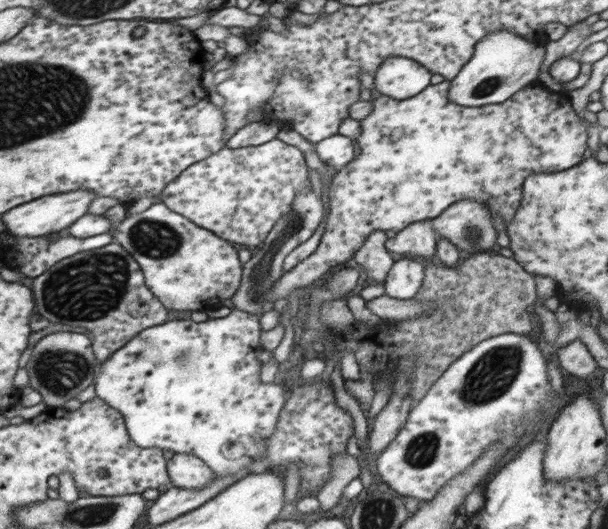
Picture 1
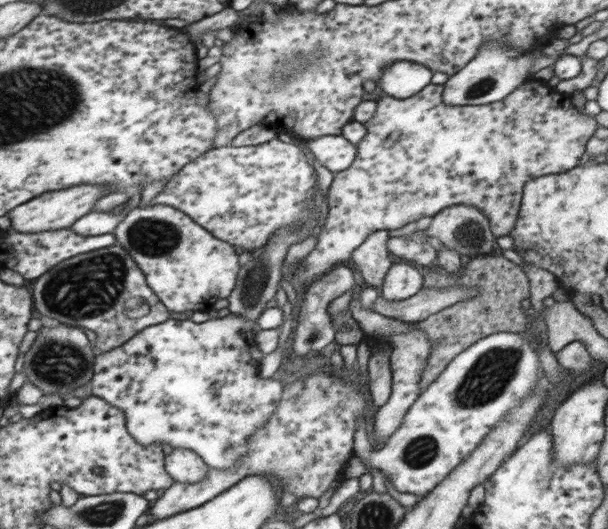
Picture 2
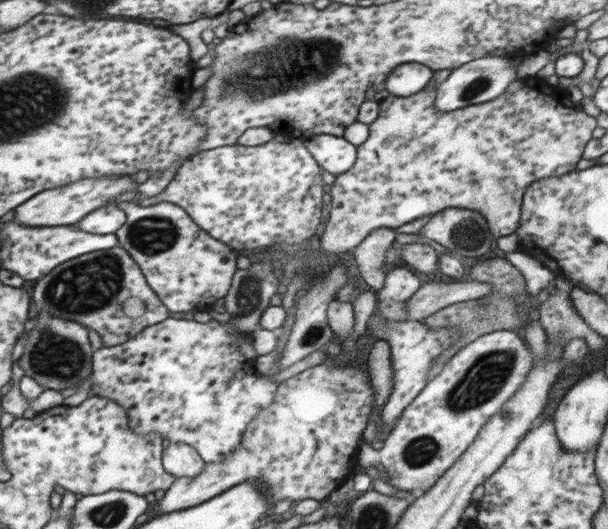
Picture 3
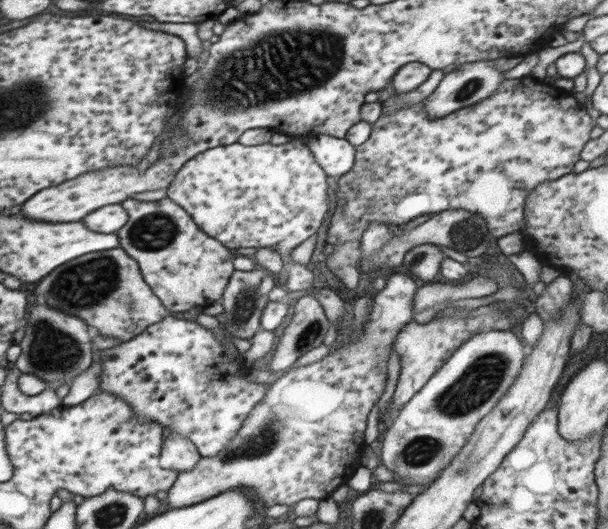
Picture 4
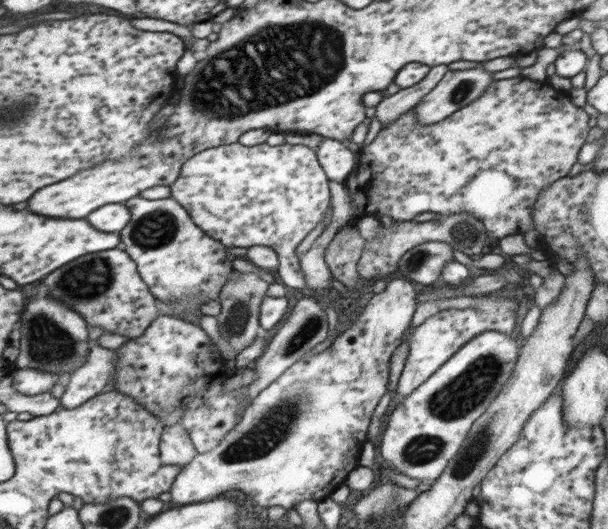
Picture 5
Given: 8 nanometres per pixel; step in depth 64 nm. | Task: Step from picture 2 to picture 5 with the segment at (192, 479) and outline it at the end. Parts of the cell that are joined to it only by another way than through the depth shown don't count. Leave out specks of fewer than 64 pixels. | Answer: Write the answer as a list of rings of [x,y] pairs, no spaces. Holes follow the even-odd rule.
[[[180,422],[170,426],[165,425],[164,432],[160,435],[160,461],[164,465],[186,465],[198,455],[193,442],[188,436],[188,431],[182,428]]]

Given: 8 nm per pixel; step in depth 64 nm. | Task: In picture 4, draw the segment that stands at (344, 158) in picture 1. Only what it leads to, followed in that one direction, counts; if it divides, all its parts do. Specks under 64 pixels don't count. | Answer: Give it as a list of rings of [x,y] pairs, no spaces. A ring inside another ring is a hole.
[[[322,134],[308,139],[305,144],[327,176],[338,179],[352,170],[356,150],[348,140]]]

